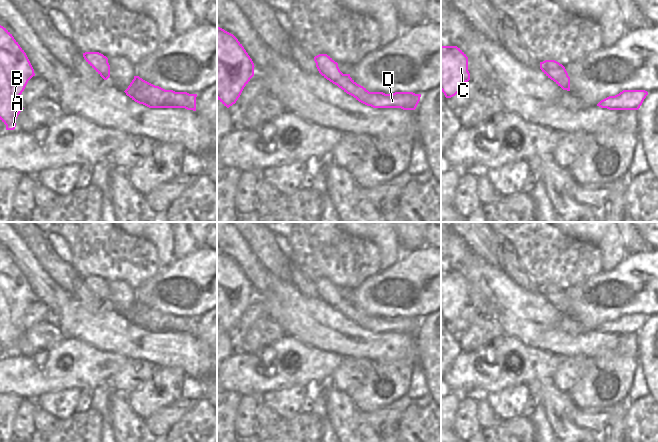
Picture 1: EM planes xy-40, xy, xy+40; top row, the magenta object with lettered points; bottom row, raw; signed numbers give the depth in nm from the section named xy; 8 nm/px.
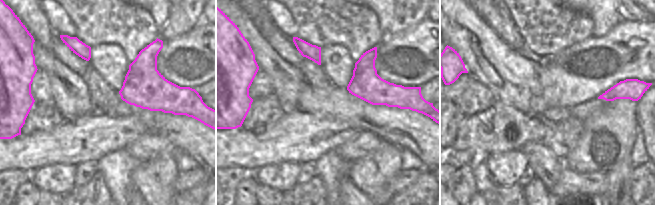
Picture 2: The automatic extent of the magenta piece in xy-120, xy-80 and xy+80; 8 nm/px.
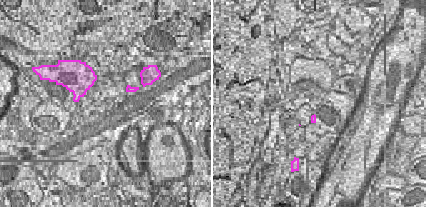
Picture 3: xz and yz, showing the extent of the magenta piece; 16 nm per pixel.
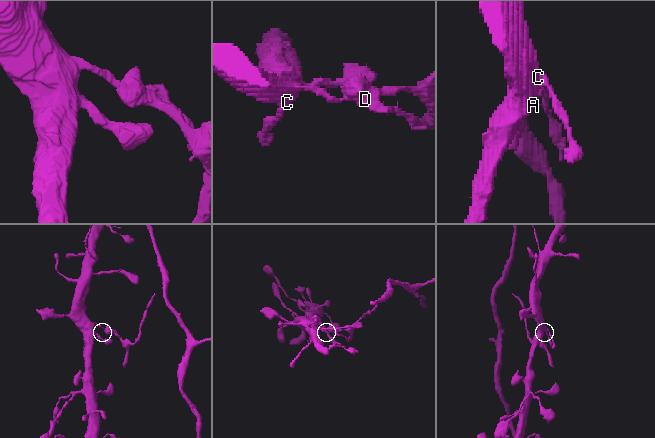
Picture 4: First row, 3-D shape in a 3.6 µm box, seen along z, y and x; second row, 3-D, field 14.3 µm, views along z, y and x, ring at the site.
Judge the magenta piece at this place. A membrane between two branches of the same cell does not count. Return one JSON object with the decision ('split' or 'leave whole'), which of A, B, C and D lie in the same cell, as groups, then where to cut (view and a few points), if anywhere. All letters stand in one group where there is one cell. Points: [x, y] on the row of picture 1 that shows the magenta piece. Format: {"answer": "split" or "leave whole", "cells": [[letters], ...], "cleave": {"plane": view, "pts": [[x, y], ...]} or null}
{"answer": "split", "cells": [["A", "B", "C"], ["D"]], "cleave": {"plane": "xy", "pts": [[344, 74], [338, 86]]}}

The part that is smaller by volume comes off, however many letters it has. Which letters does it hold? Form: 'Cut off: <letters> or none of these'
Cut off: D

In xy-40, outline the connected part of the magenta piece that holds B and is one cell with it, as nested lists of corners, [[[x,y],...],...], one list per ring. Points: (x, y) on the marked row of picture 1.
[[[0,25],[0,120],[6,125],[6,130],[15,129],[16,119],[24,109],[20,95],[33,76],[34,69],[26,53],[12,34]]]

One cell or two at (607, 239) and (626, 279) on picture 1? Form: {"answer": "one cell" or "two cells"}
{"answer": "two cells"}

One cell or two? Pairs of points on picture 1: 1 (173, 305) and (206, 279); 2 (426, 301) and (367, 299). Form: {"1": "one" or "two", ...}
{"1": "one", "2": "one"}

